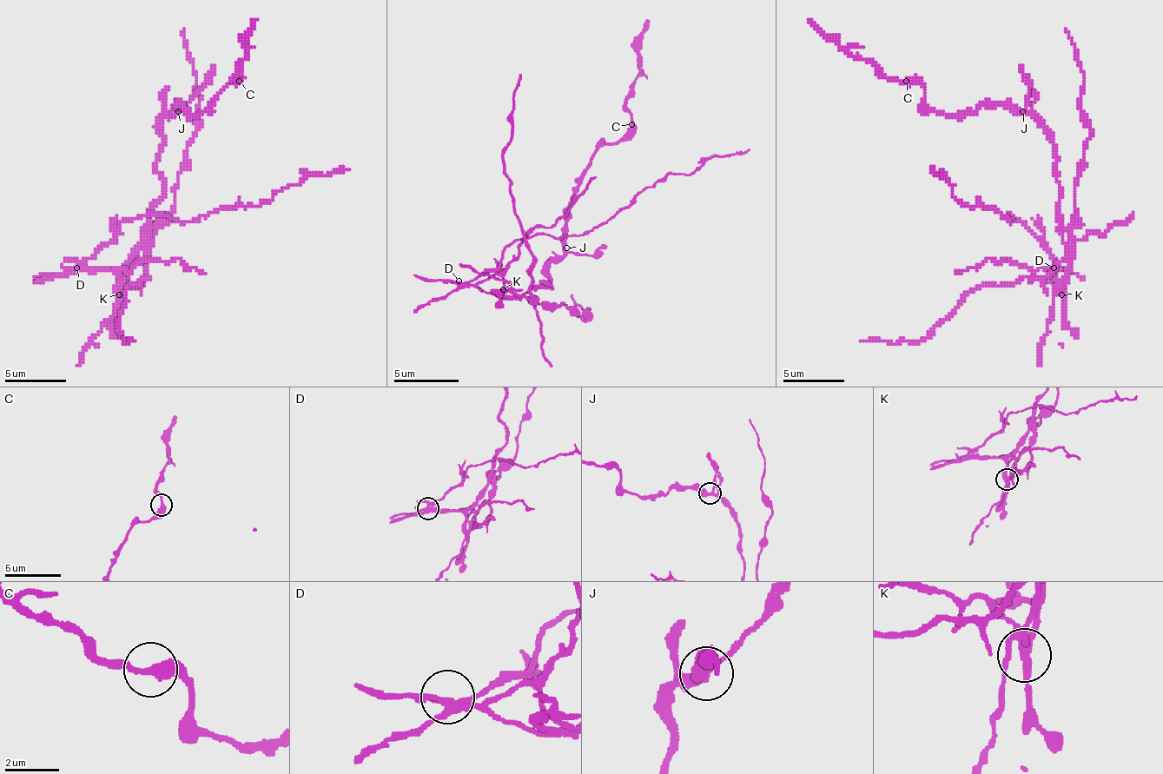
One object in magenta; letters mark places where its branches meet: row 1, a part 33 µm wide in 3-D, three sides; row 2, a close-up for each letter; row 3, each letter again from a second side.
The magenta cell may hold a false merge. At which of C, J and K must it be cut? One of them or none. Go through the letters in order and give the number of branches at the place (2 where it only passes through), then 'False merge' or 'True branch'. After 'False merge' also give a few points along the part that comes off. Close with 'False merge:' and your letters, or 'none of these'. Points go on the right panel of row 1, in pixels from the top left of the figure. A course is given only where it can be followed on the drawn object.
C: Branches: 2. True branch
J: Branches: 4. True branch
K: Branches: 6. False merge. Course of the part to remove: (1062, 295), (1047, 274), (1056, 261), (1022, 221), (964, 206), (931, 169)
False merge: K

